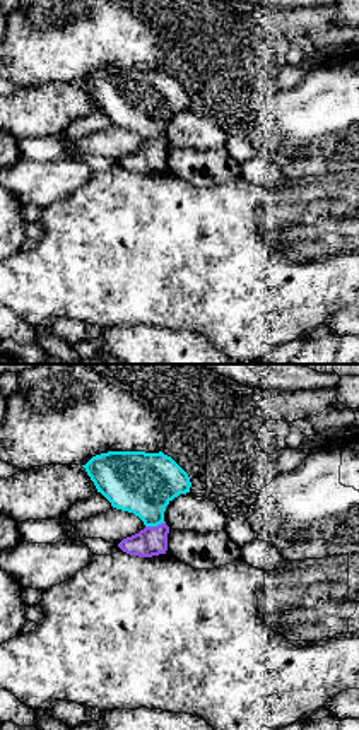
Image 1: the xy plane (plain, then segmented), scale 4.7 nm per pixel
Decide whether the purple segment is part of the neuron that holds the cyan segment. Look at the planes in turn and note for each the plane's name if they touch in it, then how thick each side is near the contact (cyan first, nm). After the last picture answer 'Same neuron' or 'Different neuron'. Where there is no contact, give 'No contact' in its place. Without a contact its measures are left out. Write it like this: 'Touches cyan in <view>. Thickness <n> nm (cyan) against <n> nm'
Touches cyan in xy. Thickness 300 nm (cyan) against 140 nm

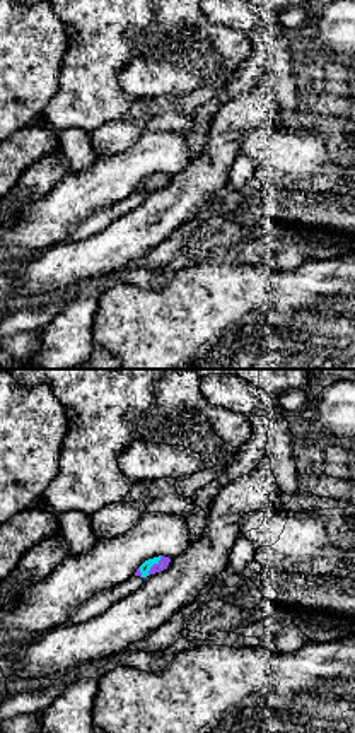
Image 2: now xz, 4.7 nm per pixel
Touches cyan in xz. Thickness 50 nm (cyan) against 50 nm

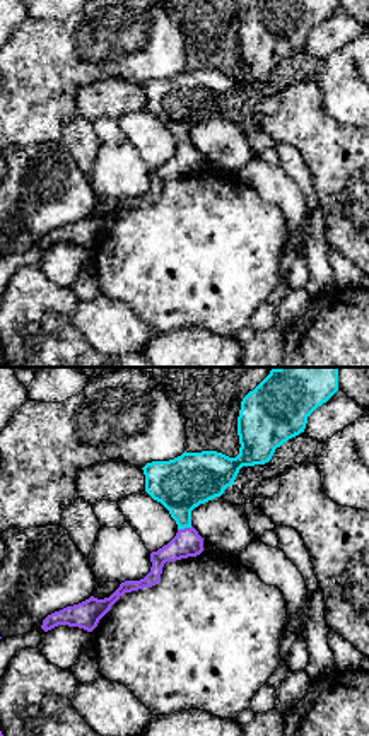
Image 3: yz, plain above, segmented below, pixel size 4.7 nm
Touches cyan in yz. Thickness 260 nm (cyan) against 130 nm

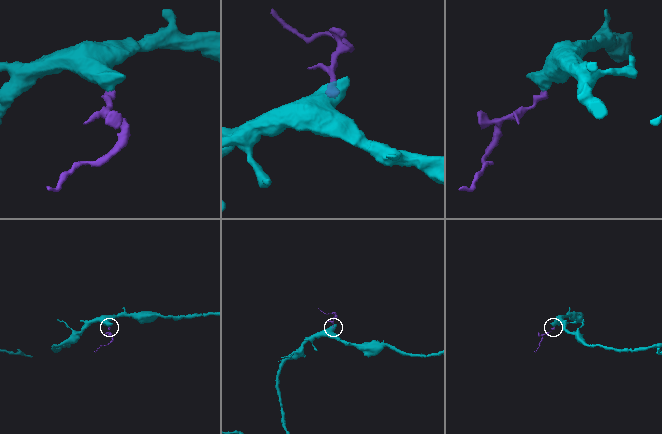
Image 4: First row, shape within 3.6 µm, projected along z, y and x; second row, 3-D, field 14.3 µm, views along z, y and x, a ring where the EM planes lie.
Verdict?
Same neuron

